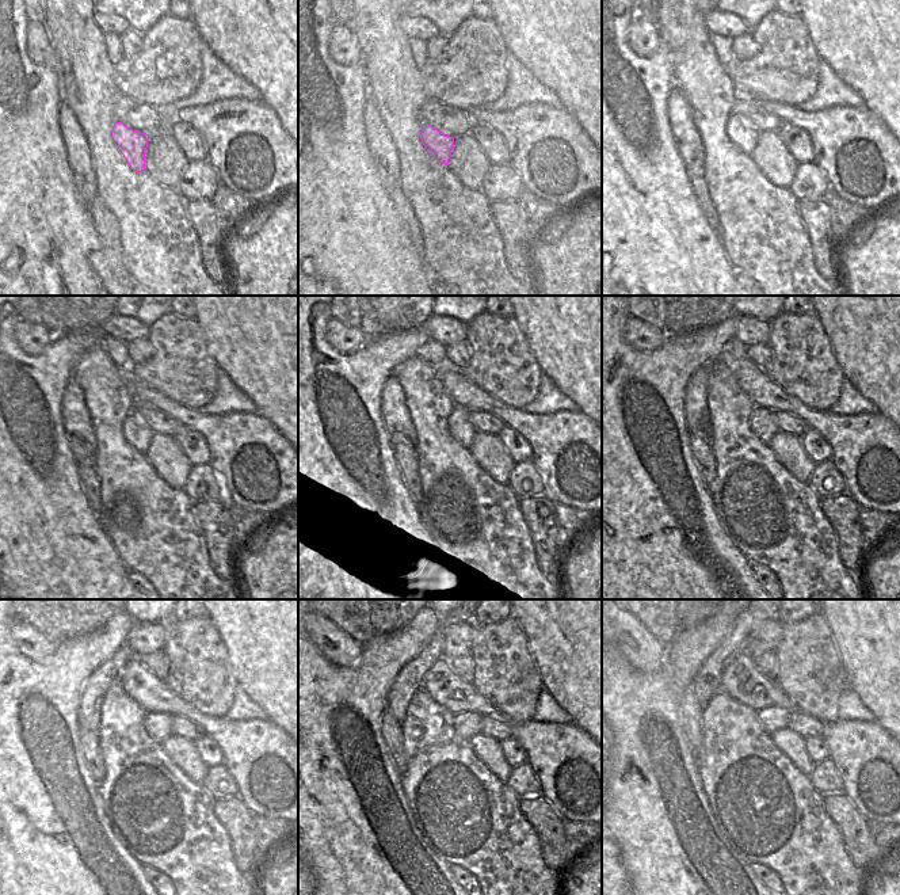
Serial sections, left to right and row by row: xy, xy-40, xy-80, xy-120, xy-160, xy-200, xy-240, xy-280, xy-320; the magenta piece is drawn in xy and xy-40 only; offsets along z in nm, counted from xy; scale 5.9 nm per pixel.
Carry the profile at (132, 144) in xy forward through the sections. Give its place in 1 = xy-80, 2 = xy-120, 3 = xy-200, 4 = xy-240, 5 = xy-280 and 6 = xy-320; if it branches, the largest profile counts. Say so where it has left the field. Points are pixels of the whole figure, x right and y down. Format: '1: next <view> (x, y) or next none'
1: next xy-80 (740, 133)
2: next xy-120 (136, 431)
3: next xy-200 (762, 423)
4: next xy-240 (159, 726)
5: next xy-280 (466, 726)
6: next xy-320 (771, 719)

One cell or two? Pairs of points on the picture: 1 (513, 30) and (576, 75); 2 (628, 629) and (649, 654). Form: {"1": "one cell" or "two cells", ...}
{"1": "one cell", "2": "one cell"}

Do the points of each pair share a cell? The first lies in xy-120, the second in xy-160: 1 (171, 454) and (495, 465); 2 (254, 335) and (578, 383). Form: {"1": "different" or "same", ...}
{"1": "same", "2": "same"}

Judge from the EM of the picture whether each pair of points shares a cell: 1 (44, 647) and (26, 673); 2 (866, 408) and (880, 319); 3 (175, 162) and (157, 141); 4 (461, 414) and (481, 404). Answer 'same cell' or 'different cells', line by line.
1: different cells
2: different cells
3: same cell
4: different cells

